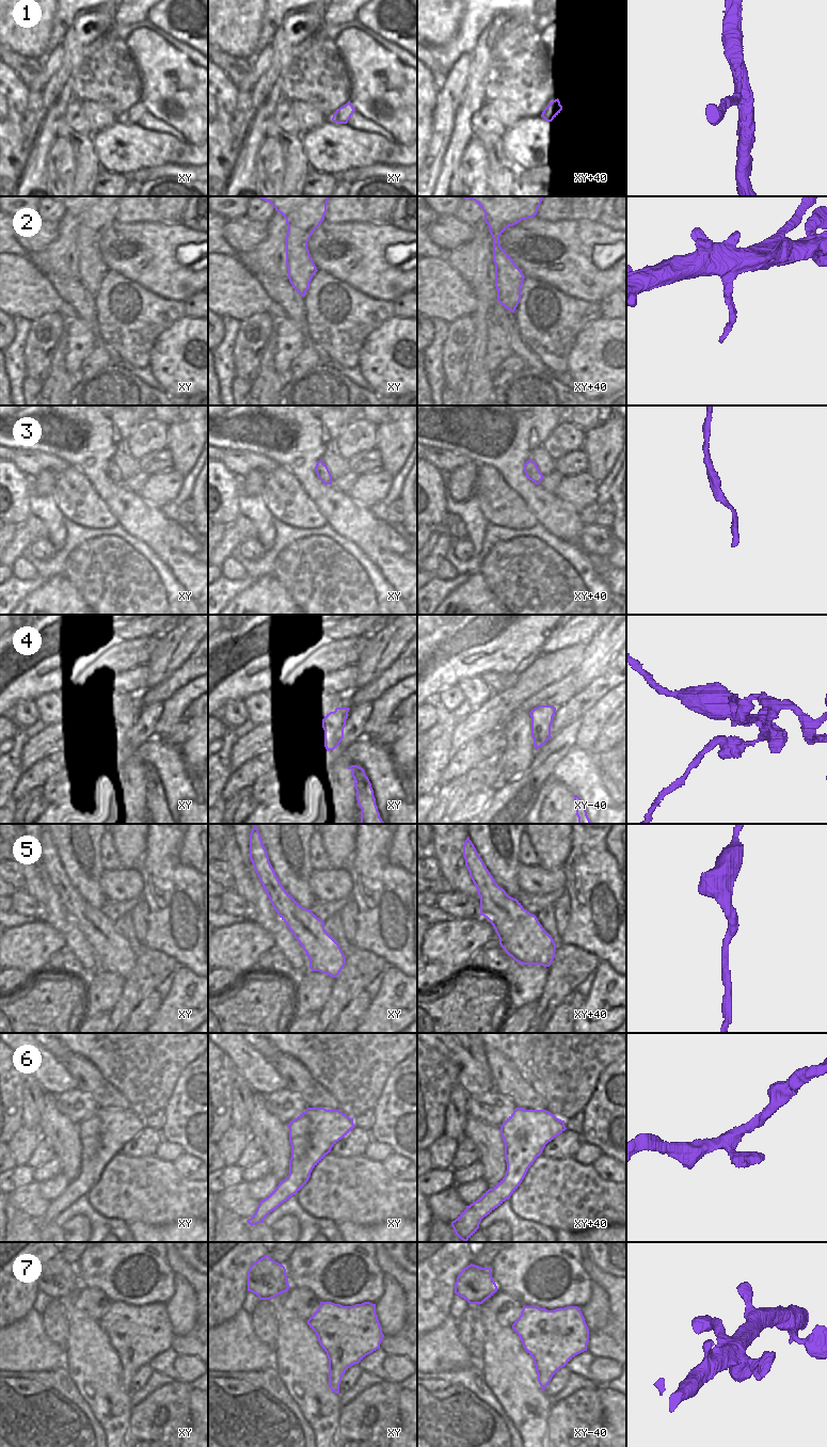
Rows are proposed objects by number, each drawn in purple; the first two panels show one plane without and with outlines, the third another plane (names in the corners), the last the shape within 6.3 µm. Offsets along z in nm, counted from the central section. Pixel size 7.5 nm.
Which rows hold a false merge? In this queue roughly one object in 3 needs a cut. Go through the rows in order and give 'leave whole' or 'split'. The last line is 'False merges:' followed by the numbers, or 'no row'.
1: leave whole
2: split
3: leave whole
4: split
5: leave whole
6: leave whole
7: leave whole
False merges: 2, 4

